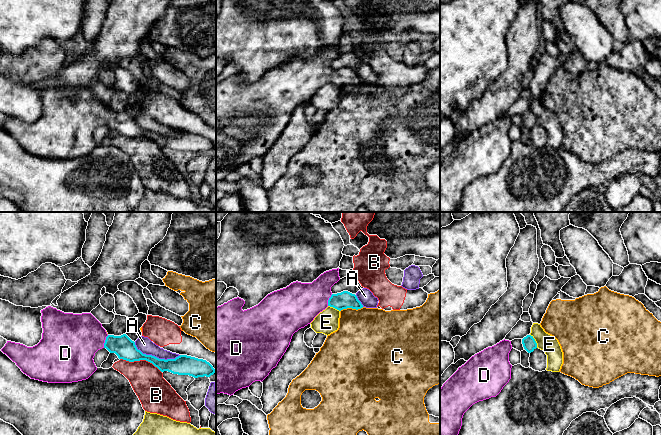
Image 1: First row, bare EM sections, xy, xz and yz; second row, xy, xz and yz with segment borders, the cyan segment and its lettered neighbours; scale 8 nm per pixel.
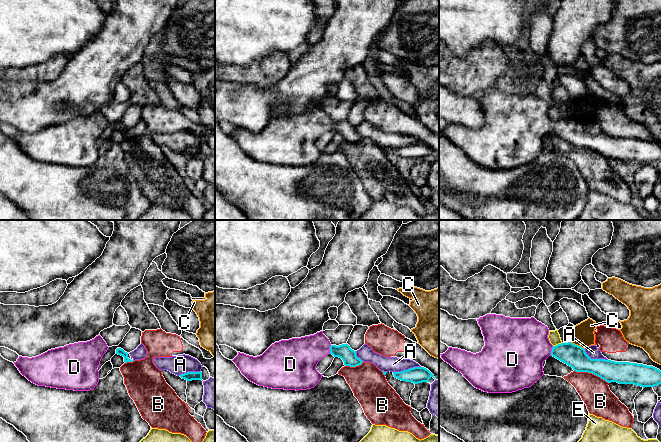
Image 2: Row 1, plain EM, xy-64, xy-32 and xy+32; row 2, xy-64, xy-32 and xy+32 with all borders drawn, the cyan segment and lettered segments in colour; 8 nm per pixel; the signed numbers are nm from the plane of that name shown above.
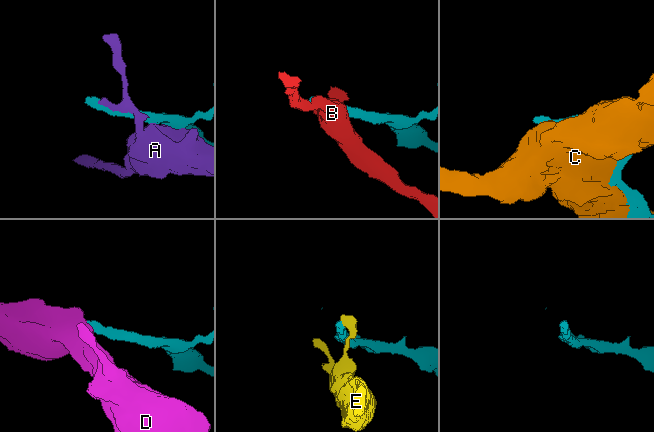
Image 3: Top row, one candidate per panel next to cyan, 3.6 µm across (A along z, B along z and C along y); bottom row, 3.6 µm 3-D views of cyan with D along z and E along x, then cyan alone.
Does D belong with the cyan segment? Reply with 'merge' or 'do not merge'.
merge

